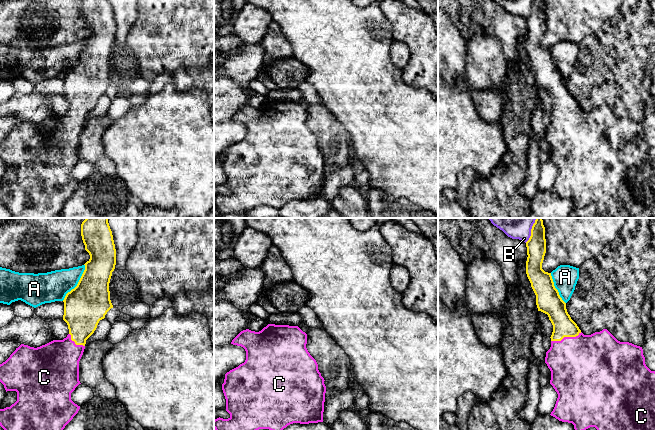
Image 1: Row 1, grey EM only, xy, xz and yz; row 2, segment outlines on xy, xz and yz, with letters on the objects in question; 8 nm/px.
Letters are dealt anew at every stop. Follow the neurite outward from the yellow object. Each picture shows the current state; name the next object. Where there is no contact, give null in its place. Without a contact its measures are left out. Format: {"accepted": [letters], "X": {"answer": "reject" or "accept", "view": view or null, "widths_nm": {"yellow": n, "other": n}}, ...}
{"accepted": ["C"], "A": {"answer": "reject", "view": "xy", "widths_nm": {"yellow": 340, "other": 240}}, "B": {"answer": "reject", "view": "yz", "widths_nm": {"yellow": 160, "other": 300}}, "C": {"answer": "accept", "view": "yz", "widths_nm": {"yellow": 180, "other": 460}}}

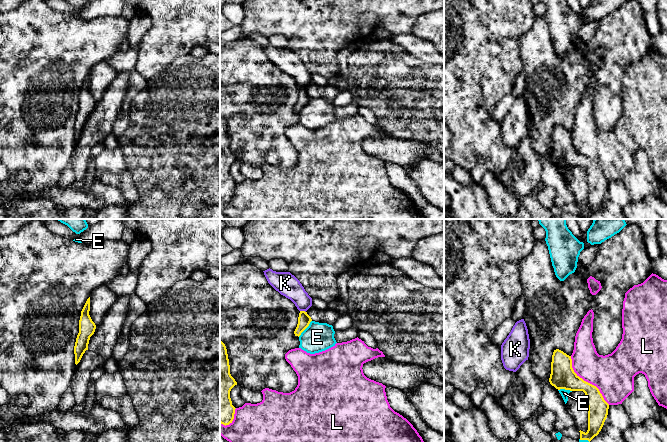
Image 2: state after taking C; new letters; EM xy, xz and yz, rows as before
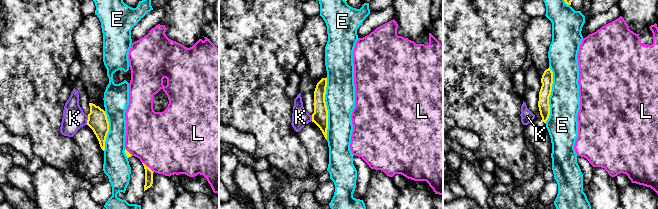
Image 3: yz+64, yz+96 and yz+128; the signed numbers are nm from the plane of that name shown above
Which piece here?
{"accepted": [], "E": {"answer": "reject", "view": "xz", "widths_nm": {"yellow": 100, "other": 240}}, "K": {"answer": "reject", "view": "xz", "widths_nm": {"yellow": 100, "other": 180}}, "L": {"answer": "reject", "view": "yz", "widths_nm": {"yellow": 200, "other": 340}}}

